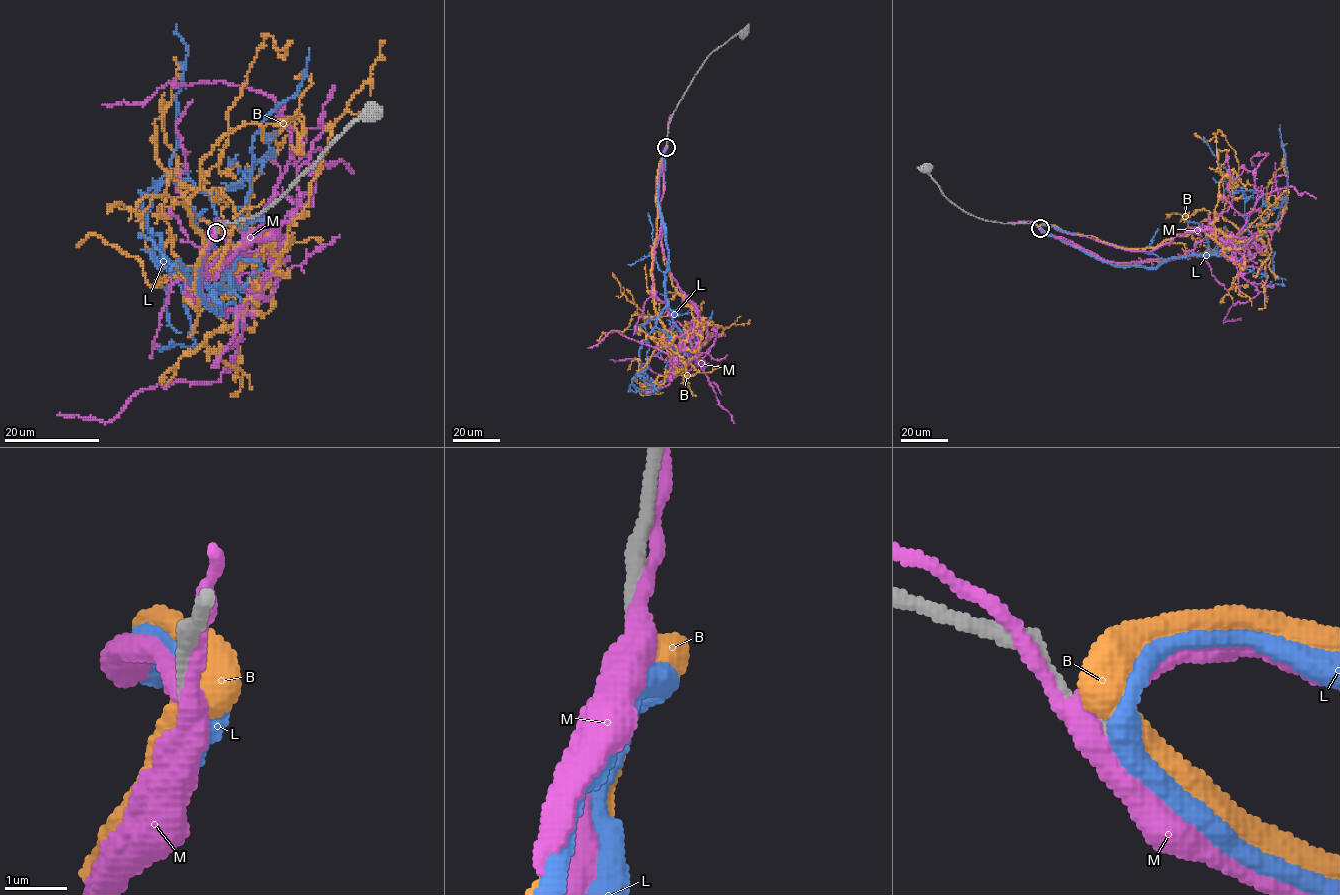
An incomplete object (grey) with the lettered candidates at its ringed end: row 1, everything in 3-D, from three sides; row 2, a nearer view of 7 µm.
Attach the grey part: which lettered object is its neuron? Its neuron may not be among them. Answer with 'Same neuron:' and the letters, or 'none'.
Same neuron: none

